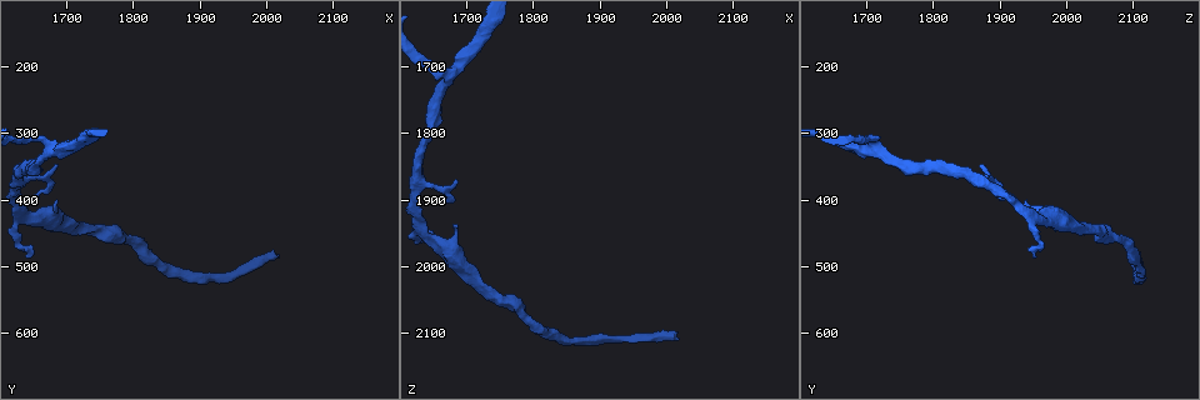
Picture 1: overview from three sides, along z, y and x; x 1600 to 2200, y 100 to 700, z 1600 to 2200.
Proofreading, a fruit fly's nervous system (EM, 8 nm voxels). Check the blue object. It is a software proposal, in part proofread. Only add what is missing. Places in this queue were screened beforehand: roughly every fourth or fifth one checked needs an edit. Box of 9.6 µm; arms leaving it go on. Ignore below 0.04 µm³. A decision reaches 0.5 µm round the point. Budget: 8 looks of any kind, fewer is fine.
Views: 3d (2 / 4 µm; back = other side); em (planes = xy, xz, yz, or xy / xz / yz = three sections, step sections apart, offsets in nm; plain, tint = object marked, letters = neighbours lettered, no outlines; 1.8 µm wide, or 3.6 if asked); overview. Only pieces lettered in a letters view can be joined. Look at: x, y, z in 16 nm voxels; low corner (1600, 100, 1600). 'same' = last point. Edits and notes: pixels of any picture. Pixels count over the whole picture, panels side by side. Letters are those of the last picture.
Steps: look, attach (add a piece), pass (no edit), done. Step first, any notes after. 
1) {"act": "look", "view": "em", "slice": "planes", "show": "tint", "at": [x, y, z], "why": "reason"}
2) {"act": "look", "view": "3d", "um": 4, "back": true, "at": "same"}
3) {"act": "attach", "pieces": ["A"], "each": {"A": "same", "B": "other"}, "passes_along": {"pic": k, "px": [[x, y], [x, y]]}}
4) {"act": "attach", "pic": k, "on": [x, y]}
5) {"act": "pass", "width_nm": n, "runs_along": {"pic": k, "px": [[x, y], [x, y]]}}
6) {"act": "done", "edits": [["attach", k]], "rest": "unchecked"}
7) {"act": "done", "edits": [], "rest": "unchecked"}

{"act": "look", "view": "em", "slice": "planes", "show": "tint", "at": [1685, 405, 1935], "why": "tapers out"}

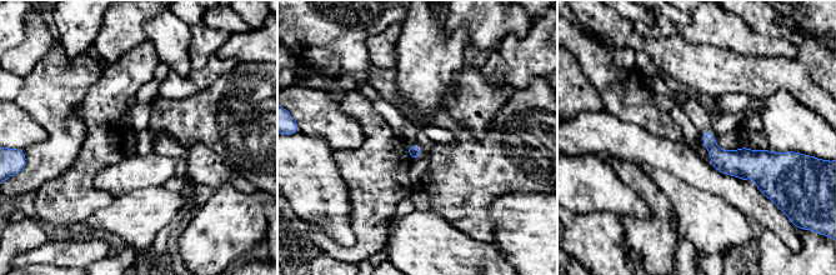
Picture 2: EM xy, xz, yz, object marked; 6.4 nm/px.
{"act": "look", "view": "em", "slice": "planes", "show": "letters", "at": "same", "why": "see the neighbours"}

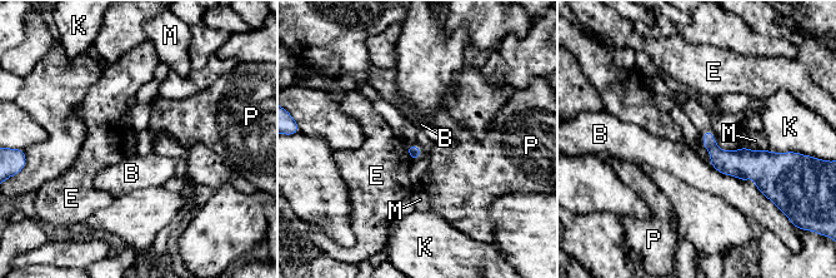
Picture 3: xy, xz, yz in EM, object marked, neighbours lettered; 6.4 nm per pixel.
{"act": "pass", "each": {"B": "other", "E": "other", "K": "other", "M": "other", "P": "other"}, "border": {"pic": 3, "px": [[406, 147], [410, 157]]}, "found": "none of them fits"}

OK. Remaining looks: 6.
{"act": "look", "view": "em", "slice": "planes", "show": "letters", "at": [1675, 325, 1715], "why": "branch point"}

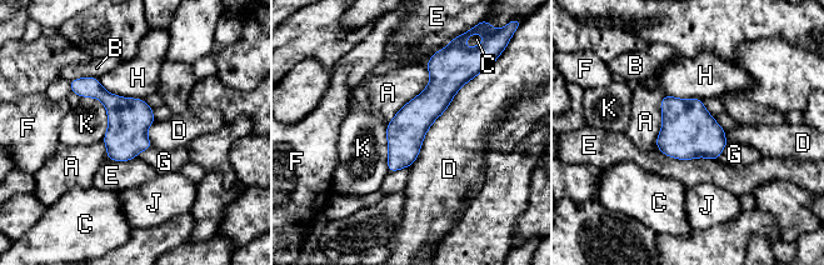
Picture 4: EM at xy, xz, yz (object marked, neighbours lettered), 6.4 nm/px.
{"act": "pass", "each": {"A": "other", "B": "other", "C": "other", "D": "other", "E": "other", "F": "other", "G": "other", "H": "other", "J": "other", "K": "other"}, "border": {"pic": 4, "px": [[477, 74], [429, 128], [410, 165]]}, "found": "no lettered piece goes on from it"}

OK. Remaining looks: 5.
{"act": "look", "view": "3d", "um": 2, "at": [2020, 480, 2110], "why": "an open end"}

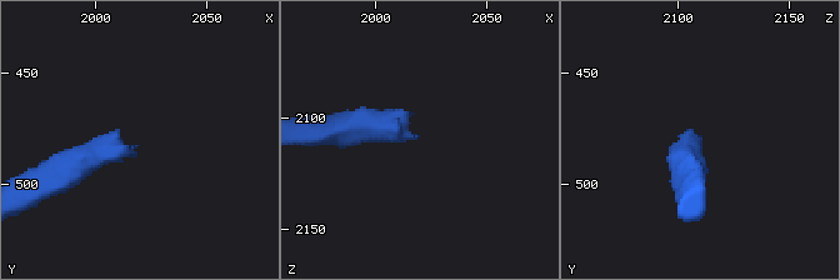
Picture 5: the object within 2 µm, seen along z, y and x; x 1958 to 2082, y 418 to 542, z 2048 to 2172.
{"act": "look", "view": "em", "slice": "planes", "show": "plain", "at": [2019, 483, 2109], "why": "need the tissue"}

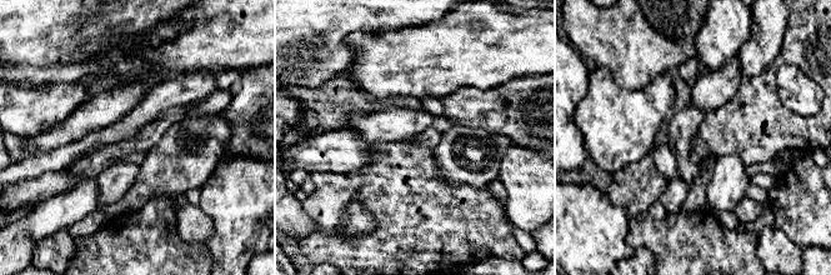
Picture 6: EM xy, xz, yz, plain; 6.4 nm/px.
{"act": "look", "view": "em", "slice": "planes", "show": "letters", "at": "same"}

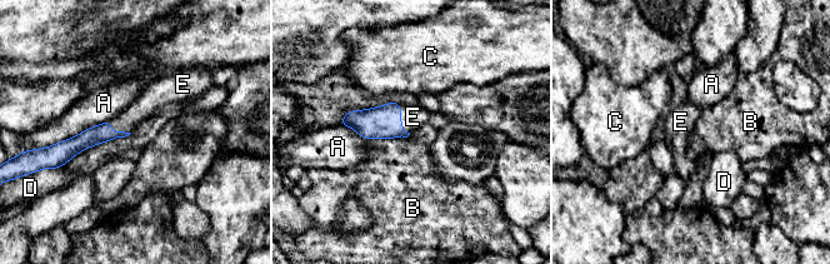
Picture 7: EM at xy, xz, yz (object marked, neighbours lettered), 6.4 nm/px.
{"act": "attach", "pieces": ["E"], "each": {"A": "other", "B": "other", "C": "other", "D": "other", "E": "same"}, "passes_along": {"pic": 7, "px": [[101, 133], [116, 132], [144, 105]]}, "found": "it goes on there"}

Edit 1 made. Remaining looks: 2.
{"act": "done", "edits": [["attach", 7]], "rest": "unchecked"}

